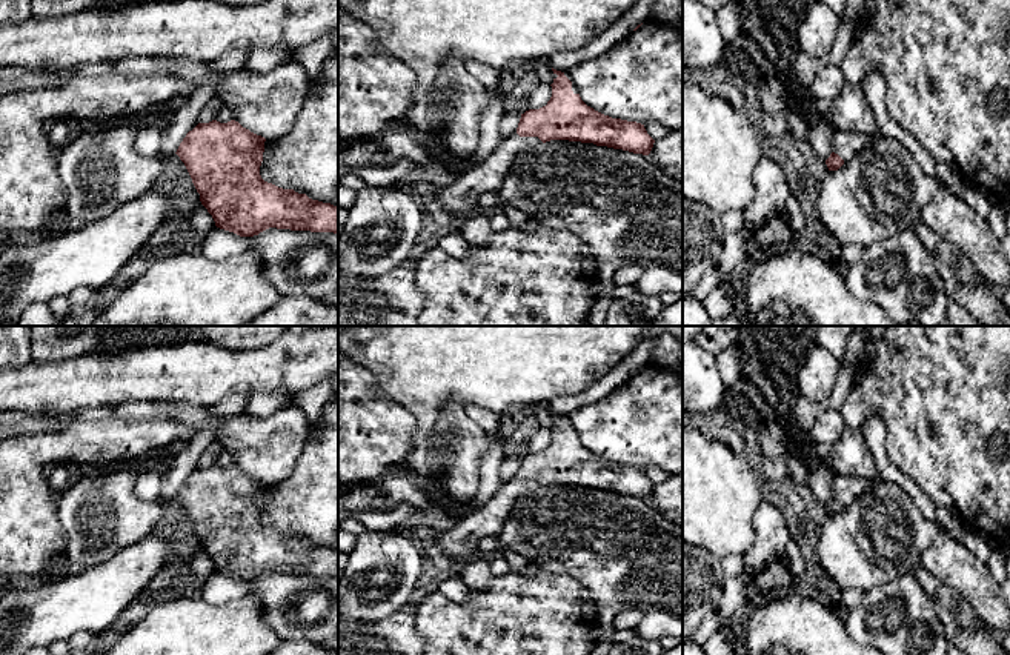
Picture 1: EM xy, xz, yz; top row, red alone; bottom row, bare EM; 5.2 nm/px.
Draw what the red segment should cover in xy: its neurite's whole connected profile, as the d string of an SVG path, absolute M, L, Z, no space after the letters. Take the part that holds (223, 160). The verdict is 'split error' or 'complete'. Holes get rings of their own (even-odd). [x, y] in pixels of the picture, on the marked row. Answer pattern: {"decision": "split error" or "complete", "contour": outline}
{"decision": "complete", "contour": "M231 120L198 123L186 134L177 149L201 204L212 215L215 226L240 237L254 237L277 228L291 231L338 234L338 206L309 198L294 189L267 183L260 175L266 138Z"}

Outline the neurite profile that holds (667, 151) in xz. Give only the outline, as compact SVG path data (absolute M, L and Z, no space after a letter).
M669 131L664 137L655 140L649 157L667 175L676 177L683 168L683 131Z

